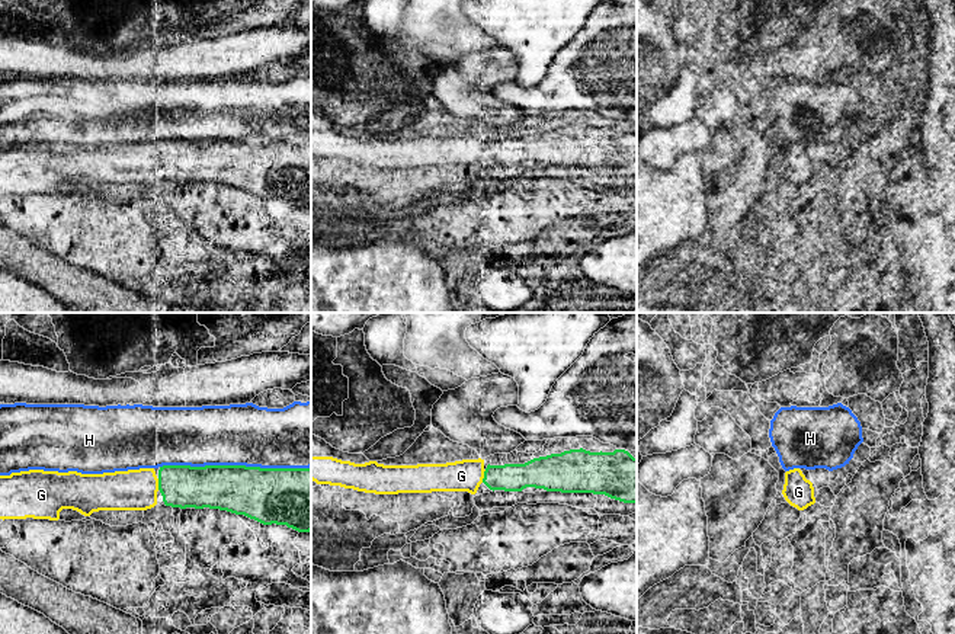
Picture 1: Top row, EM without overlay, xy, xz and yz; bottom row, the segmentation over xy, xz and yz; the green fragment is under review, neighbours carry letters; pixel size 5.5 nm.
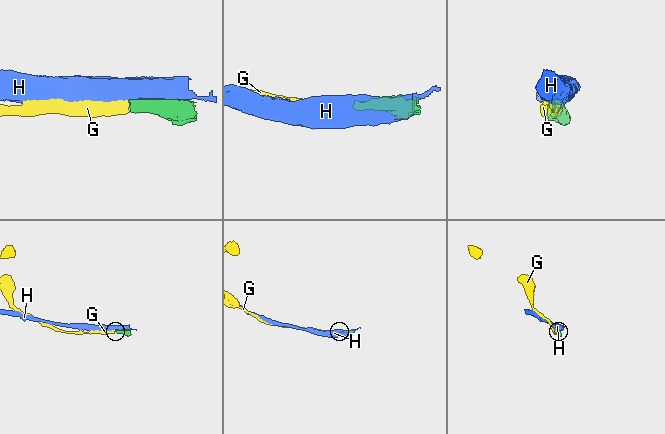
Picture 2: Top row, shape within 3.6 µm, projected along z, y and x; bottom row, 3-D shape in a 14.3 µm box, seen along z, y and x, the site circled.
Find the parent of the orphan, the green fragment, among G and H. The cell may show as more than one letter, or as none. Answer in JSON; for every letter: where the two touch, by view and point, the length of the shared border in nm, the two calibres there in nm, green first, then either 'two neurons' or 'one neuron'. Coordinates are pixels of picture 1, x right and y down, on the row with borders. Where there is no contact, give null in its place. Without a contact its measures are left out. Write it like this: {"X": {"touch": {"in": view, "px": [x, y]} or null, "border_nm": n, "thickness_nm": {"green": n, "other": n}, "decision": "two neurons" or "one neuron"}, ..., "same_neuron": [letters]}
{"G": {"touch": {"in": "xz", "px": [484, 476]}, "border_nm": 80, "thickness_nm": {"green": 160, "other": 180}, "decision": "one neuron"}, "H": {"touch": {"in": "xy", "px": [234, 466]}, "border_nm": 850, "thickness_nm": {"green": 300, "other": 340}, "decision": "two neurons"}, "same_neuron": ["G"]}

